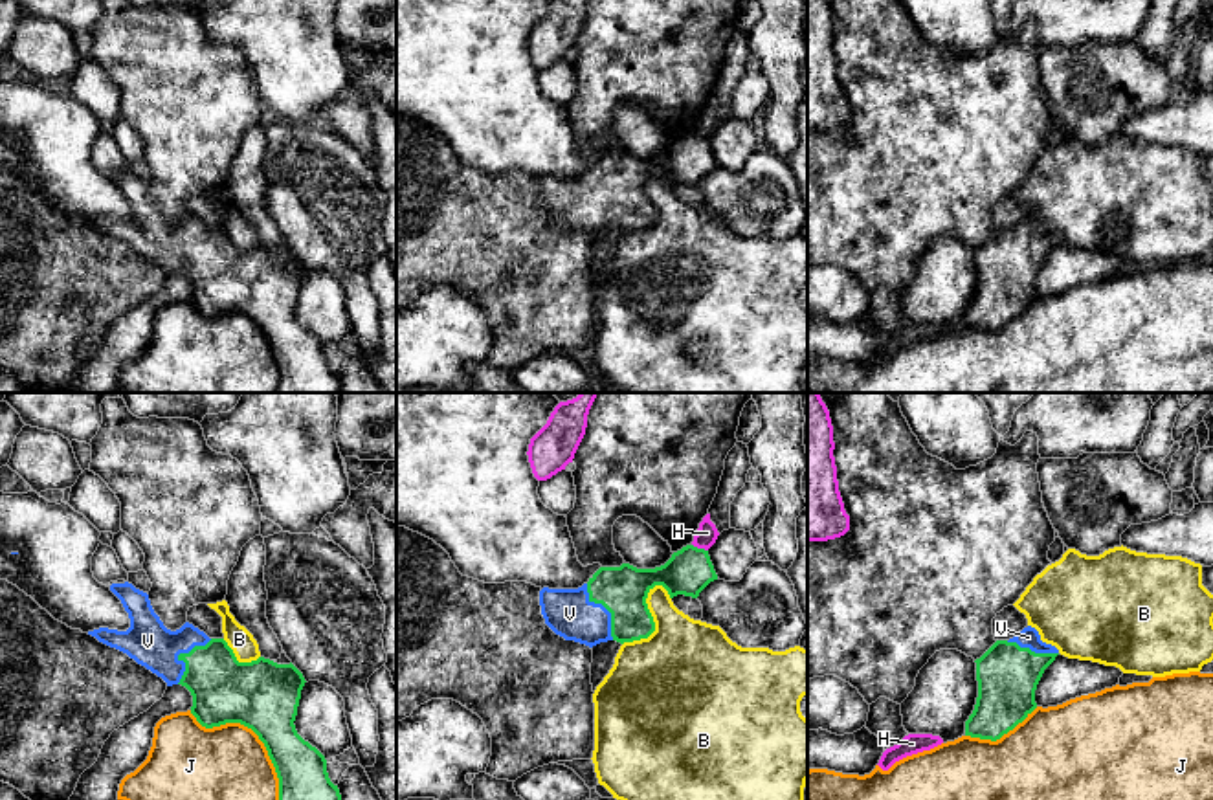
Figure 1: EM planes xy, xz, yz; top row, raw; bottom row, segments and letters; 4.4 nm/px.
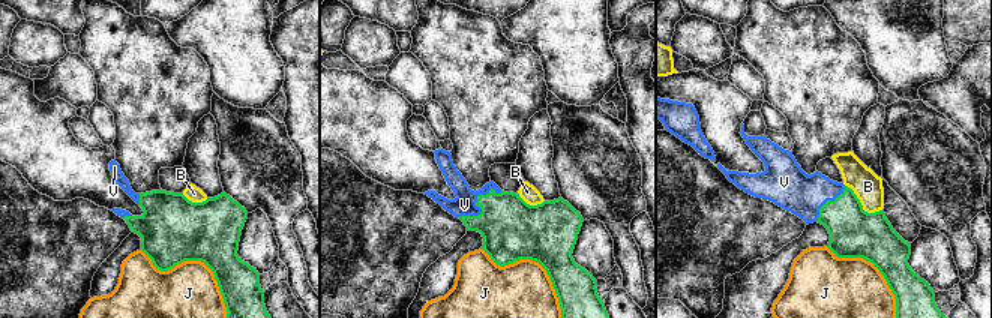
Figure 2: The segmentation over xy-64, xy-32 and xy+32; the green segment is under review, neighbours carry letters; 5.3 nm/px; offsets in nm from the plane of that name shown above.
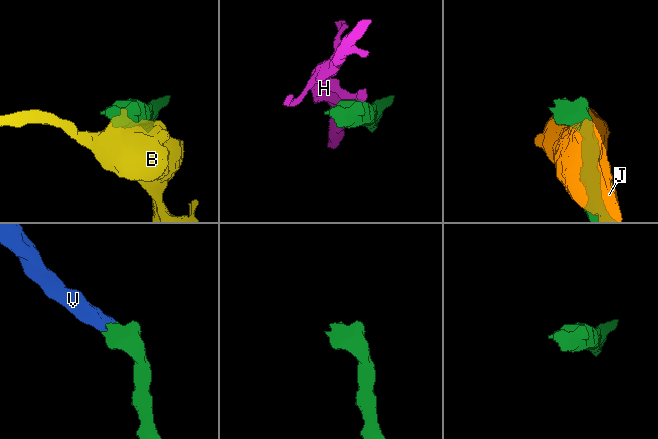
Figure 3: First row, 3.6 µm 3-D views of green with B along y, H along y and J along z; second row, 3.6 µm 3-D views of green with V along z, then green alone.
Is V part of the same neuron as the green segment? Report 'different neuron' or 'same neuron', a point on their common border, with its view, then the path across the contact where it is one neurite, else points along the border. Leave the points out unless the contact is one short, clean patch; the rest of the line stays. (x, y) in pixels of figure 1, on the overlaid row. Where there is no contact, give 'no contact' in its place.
same neuron | xy (180, 654)

